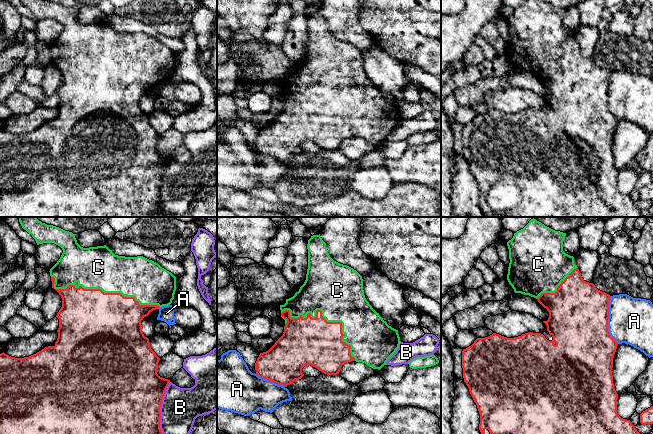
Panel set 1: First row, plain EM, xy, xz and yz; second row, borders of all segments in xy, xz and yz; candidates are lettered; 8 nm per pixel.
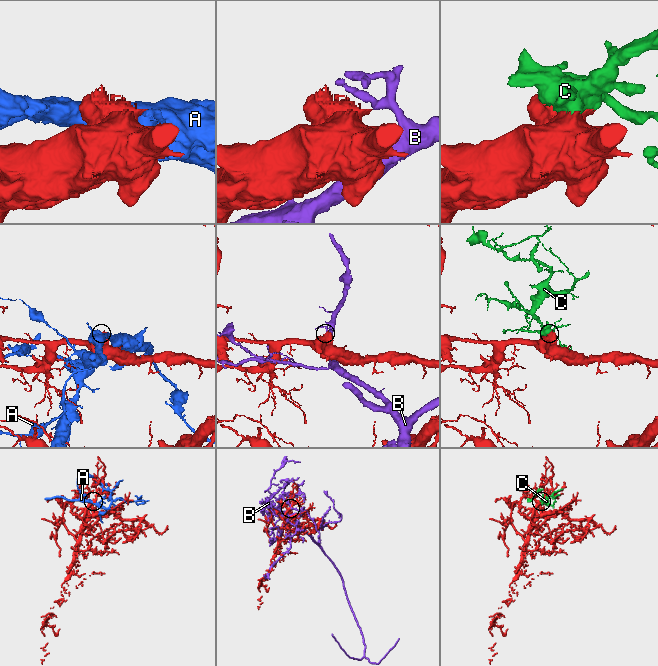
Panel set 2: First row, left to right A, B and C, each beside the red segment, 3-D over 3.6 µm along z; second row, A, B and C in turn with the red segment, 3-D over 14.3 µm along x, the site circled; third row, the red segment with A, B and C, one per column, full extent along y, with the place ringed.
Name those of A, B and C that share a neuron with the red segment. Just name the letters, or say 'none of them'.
C

